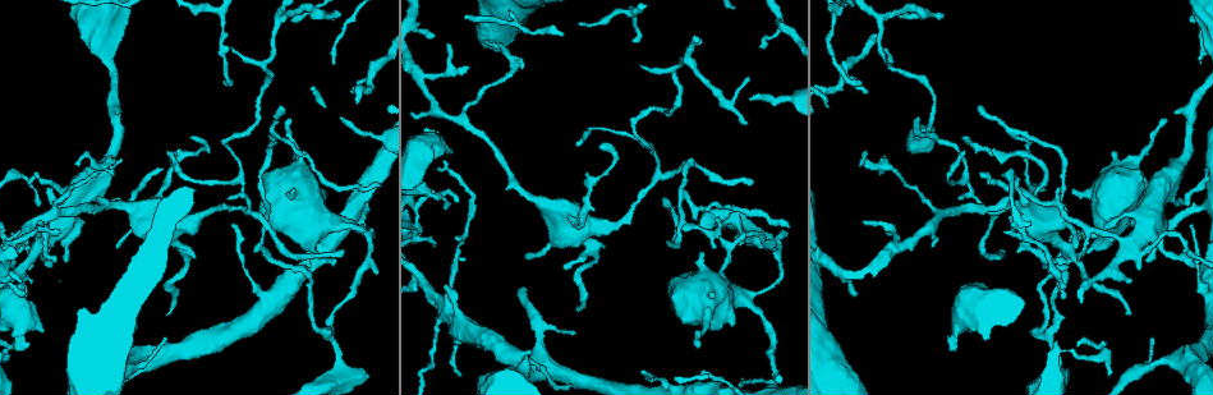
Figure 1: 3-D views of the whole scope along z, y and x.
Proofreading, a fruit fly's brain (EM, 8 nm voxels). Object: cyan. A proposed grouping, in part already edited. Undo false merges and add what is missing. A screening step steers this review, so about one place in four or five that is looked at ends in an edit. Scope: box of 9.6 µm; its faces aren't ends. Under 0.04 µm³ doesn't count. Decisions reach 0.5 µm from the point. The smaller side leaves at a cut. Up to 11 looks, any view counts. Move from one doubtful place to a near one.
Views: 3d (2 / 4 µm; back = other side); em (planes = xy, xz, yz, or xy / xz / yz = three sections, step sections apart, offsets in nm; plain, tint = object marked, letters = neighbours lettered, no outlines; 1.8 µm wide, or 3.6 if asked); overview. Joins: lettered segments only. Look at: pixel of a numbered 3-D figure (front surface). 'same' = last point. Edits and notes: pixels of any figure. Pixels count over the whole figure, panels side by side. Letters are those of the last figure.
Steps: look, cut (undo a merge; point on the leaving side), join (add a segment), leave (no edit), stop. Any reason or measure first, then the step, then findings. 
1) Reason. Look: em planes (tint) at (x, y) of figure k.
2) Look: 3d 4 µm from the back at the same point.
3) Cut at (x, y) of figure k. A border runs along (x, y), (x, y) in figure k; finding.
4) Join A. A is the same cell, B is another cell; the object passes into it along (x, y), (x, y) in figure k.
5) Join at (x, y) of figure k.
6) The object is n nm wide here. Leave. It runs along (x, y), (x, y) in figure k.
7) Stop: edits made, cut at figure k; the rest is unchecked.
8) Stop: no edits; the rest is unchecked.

Branch stops here. Look: em xz step 16 (letters) at (1068, 374) of figure 1.

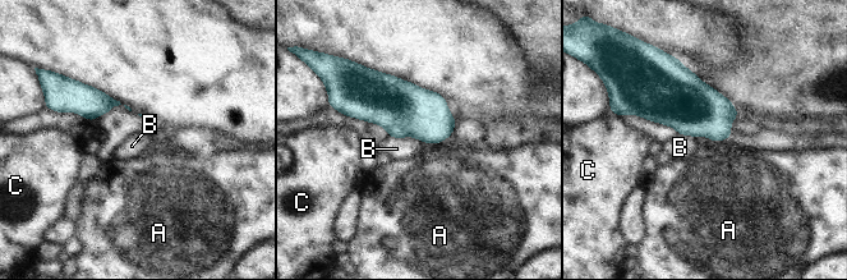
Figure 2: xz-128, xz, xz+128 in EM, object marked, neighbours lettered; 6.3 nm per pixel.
Leave. A, B and C are other cells; a border runs along (389, 136), (415, 137), (422, 142) in figure 2; none of them fits.

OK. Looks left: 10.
Thin end. Look: 3d 2 µm at (167, 313) of figure 1.

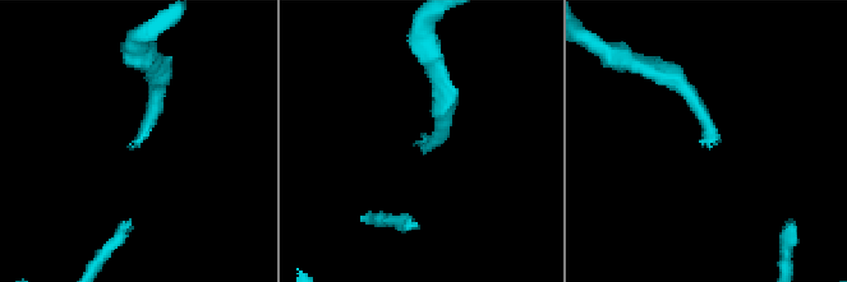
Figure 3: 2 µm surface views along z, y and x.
Now the EM. Look: em yz step 8 (letters) at (414, 146) of figure 3.

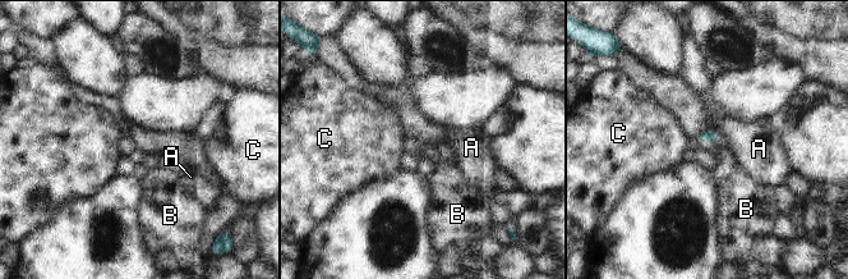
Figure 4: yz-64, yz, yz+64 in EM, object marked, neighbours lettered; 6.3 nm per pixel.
Leave. A, B and C are other cells; a border runs along (719, 136), (713, 141) in figure 4; no lettered segment goes on from it.

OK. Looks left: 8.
Thin arm on a thick one. Look: 3d 4 µm from the back at (450, 317) of figure 1.

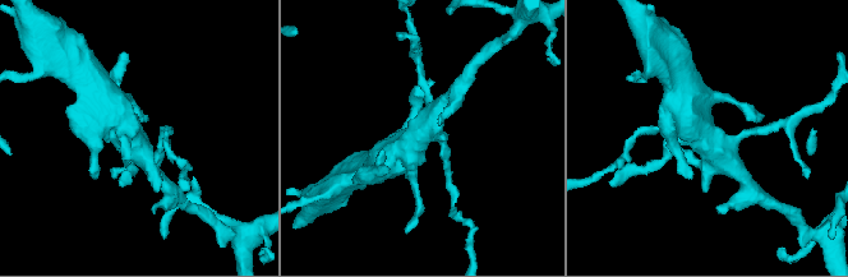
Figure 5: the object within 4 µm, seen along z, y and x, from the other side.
Shape alone is not enough. Look: em 3.6 µm xy step 16 (tint) at (417, 128) of figure 5.

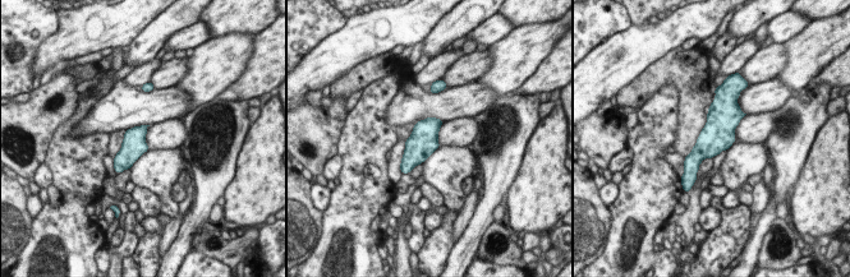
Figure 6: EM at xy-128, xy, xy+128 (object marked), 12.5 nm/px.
Look: em 3.6 µm planes (letters) at the same point.

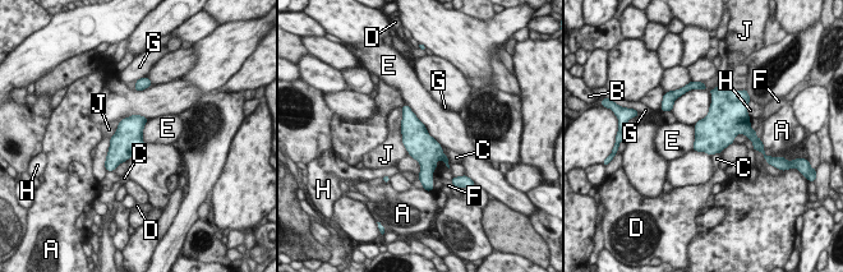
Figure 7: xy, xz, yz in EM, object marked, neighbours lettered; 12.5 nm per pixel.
Leave. A, B, C, D, E, F, G, H and J are other cells; a border runs along (405, 104), (433, 138) in figure 7; continuous, no second neuron.

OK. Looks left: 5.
Thick end. Look: 3d 4 µm at (43, 330) of figure 1.

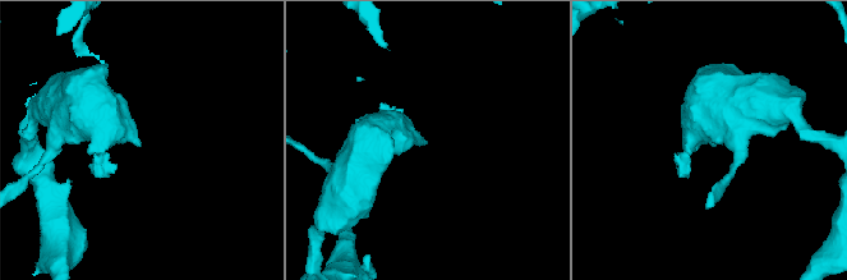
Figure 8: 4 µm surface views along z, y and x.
Look: em xy step 16 (letters) at (139, 145) of figure 8.

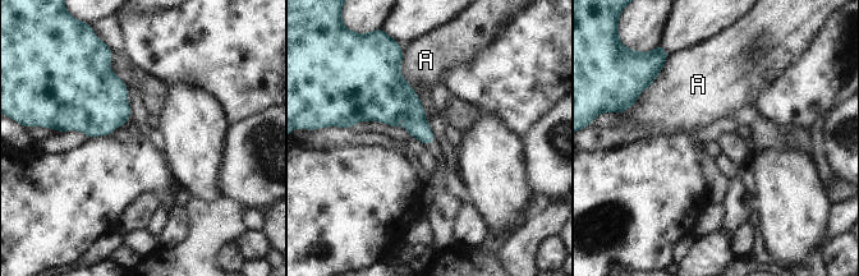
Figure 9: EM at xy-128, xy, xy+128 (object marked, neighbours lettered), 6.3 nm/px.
The longest contact is with A, 260 nm. Leave. A is another cell; none of them fits.

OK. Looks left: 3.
Stop: no edits; the rest is unchecked.

